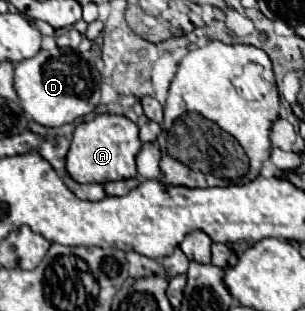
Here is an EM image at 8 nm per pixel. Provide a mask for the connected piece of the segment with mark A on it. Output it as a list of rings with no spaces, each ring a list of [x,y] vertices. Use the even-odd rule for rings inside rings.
[[[100,114],[90,122],[82,122],[74,130],[74,138],[66,156],[66,172],[80,184],[106,184],[110,180],[134,178],[136,176],[136,154],[142,142],[138,138],[138,126],[126,116]]]

